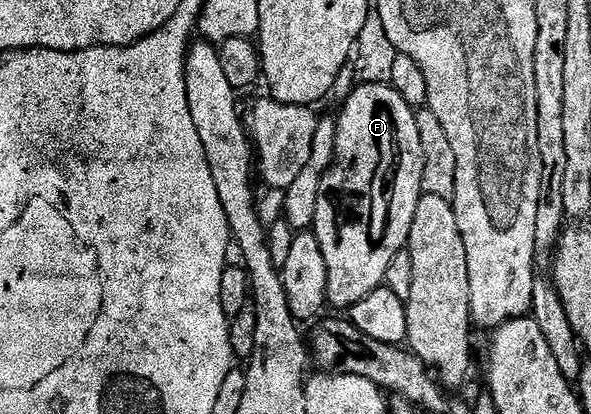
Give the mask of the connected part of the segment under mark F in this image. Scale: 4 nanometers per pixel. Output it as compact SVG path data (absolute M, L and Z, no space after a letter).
M358 84L355 92L342 104L342 113L336 116L338 129L336 130L336 146L334 160L330 169L322 176L320 182L320 198L316 198L316 218L314 219L314 237L320 242L320 250L324 250L324 263L328 265L327 301L342 310L349 310L353 304L360 302L360 298L368 298L372 290L383 287L386 283L388 266L398 252L409 245L412 218L416 218L416 206L422 201L422 175L424 174L424 146L420 146L420 130L416 126L416 112L404 98L400 98L398 91L389 84Z

